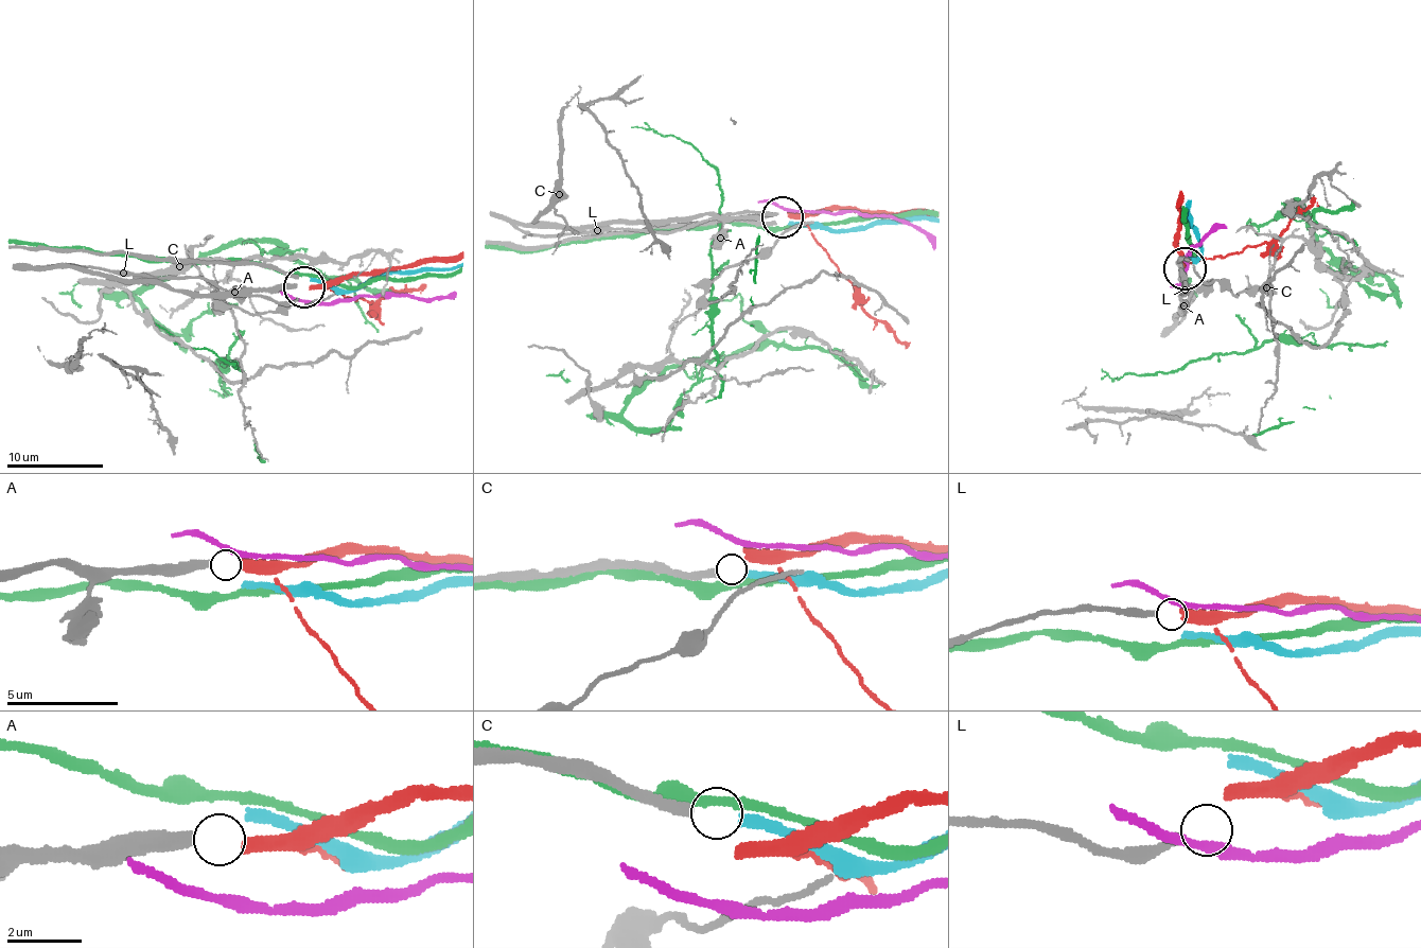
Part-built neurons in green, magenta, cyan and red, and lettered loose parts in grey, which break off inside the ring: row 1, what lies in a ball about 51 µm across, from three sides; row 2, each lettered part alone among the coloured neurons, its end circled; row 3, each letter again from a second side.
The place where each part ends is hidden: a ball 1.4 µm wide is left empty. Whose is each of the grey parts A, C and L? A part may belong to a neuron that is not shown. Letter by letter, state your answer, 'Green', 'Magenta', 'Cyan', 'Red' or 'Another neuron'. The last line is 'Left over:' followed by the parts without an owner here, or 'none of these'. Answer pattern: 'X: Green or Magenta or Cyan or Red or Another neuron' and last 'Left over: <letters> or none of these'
A: Another neuron
C: Cyan
L: Another neuron
Left over: A, L

